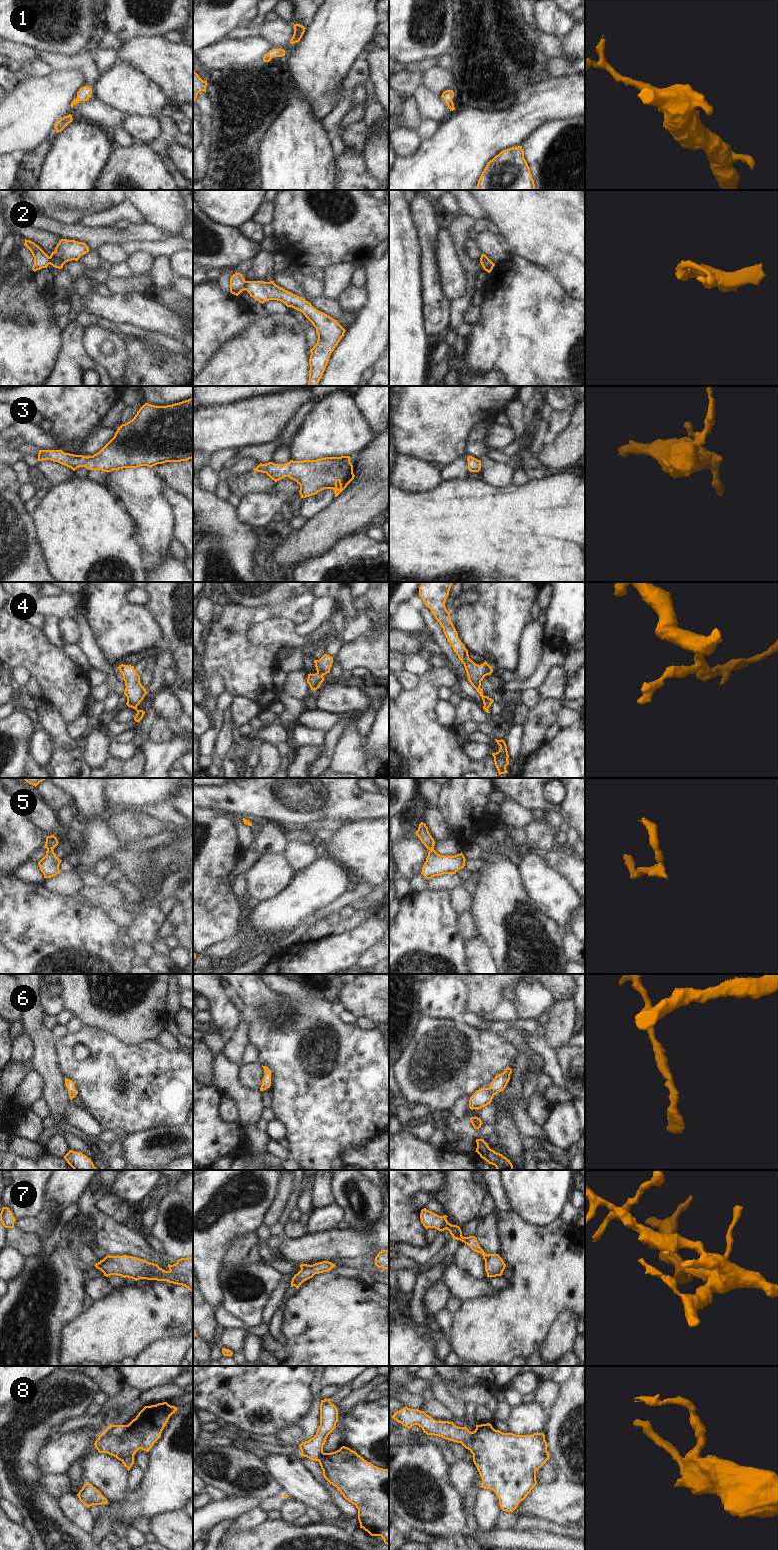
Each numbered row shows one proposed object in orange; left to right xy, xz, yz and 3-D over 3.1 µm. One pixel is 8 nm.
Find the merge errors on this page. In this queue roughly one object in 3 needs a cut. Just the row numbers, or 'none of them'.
2, 7, 8

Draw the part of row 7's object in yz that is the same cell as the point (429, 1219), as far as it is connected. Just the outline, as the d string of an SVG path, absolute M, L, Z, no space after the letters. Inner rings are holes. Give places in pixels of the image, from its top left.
M426 1208L421 1210L420 1219L423 1226L428 1228L435 1228L439 1231L448 1230L452 1235L453 1239L460 1240L467 1244L474 1252L480 1253L483 1256L483 1259L487 1259L487 1254L484 1250L480 1247L477 1238L475 1236L463 1237L462 1231L459 1226L452 1225L447 1221L448 1216L439 1216Z

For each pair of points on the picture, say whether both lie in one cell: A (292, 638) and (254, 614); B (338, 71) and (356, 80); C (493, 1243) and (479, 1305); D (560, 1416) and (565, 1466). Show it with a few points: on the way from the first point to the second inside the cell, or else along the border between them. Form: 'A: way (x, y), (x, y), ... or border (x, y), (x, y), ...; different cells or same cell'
A: border (287, 620), (255, 621), (245, 635); different cells
B: border (358, 55), (342, 81), (344, 95); different cells
C: border (497, 1229), (499, 1237), (498, 1253); different cells
D: way (559, 1428), (562, 1454); same cell

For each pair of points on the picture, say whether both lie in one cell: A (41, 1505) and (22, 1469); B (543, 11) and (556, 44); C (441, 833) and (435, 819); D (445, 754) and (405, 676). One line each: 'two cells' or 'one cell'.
A: one cell
B: two cells
C: one cell
D: two cells

